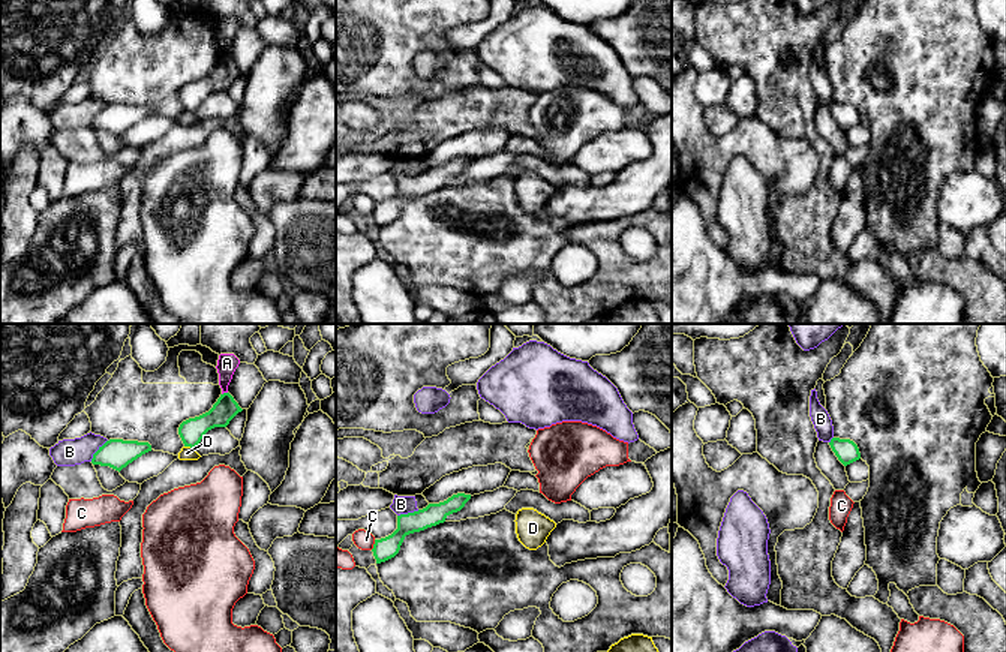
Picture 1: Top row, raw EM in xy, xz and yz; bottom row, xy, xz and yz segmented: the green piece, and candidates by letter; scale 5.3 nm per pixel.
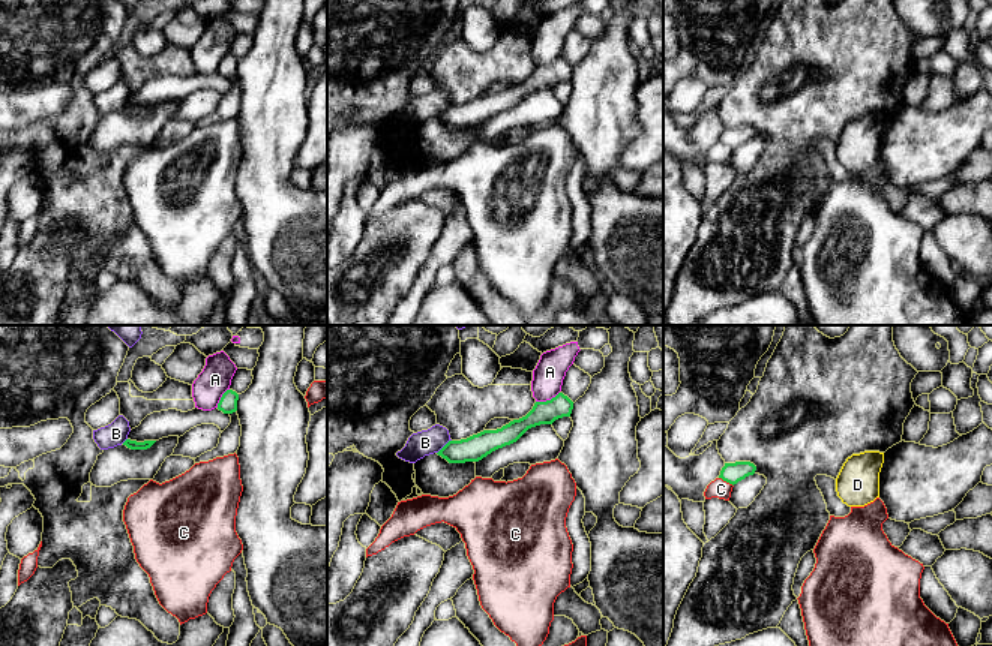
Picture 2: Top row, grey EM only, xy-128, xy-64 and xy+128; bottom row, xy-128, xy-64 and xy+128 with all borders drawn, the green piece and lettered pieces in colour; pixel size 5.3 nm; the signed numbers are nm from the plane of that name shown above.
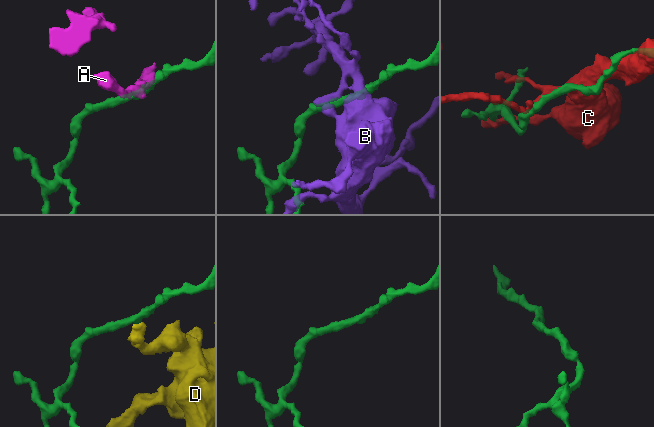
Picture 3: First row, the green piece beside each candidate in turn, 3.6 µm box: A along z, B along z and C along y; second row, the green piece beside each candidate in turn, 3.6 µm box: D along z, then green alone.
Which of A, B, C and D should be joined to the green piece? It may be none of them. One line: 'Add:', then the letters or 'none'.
Add: none

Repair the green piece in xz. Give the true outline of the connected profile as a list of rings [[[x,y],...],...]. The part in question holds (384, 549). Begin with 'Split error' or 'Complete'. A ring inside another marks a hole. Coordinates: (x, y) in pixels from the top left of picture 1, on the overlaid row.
Complete. [[[457,493],[444,502],[429,504],[423,510],[397,516],[397,529],[385,538],[375,540],[372,552],[376,564],[394,558],[406,535],[444,523],[450,514],[460,511],[469,499],[471,495]]]

